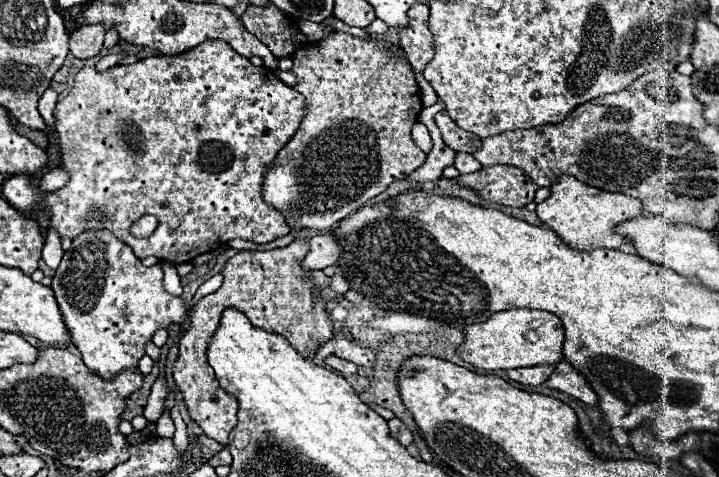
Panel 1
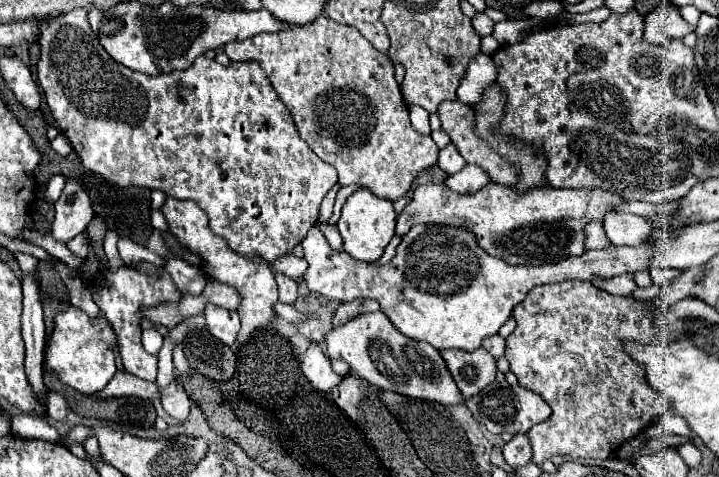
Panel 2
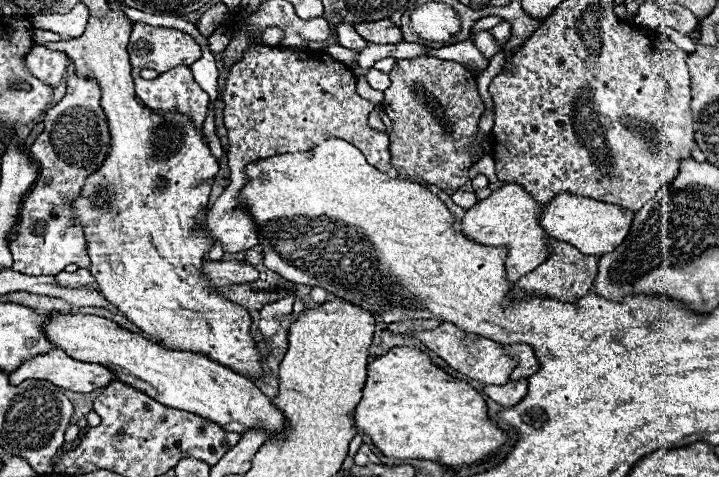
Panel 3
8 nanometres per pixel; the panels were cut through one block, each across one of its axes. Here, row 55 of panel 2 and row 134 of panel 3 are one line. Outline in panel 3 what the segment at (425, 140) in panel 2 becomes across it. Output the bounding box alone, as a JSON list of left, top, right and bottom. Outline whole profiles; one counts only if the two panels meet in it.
[202,46,390,252]

